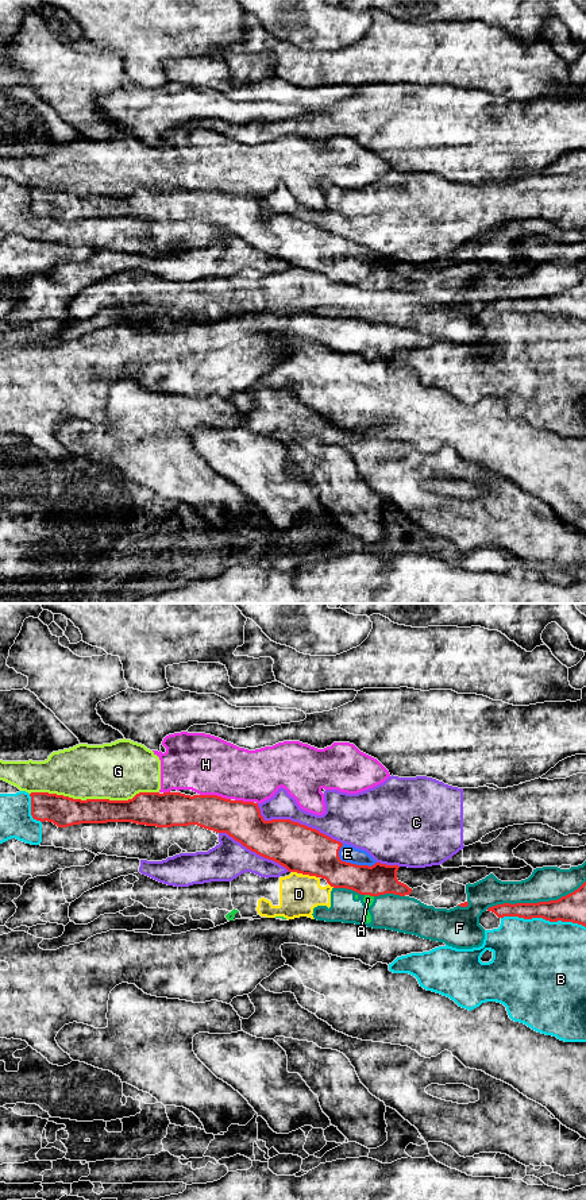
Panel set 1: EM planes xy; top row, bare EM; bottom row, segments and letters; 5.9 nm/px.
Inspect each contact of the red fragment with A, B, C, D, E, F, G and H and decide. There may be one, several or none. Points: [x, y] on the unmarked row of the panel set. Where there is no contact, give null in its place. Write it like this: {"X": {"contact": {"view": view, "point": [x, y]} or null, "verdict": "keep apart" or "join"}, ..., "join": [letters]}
{"A": {"contact": {"view": "xy", "point": [369, 289]}, "verdict": "keep apart"}, "B": {"contact": {"view": "xy", "point": [543, 313]}, "verdict": "keep apart"}, "C": {"contact": {"view": "xy", "point": [296, 217]}, "verdict": "keep apart"}, "D": {"contact": {"view": "xy", "point": [309, 270]}, "verdict": "keep apart"}, "E": {"contact": {"view": "xy", "point": [354, 259]}, "verdict": "join"}, "F": {"contact": {"view": "xy", "point": [535, 298]}, "verdict": "keep apart"}, "G": {"contact": {"view": "xy", "point": [93, 195]}, "verdict": "keep apart"}, "H": {"contact": {"view": "xy", "point": [215, 191]}, "verdict": "keep apart"}, "join": ["E"]}

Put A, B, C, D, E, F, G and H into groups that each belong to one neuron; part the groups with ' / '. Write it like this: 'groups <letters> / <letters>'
groups A D F / B / C / E / G H

